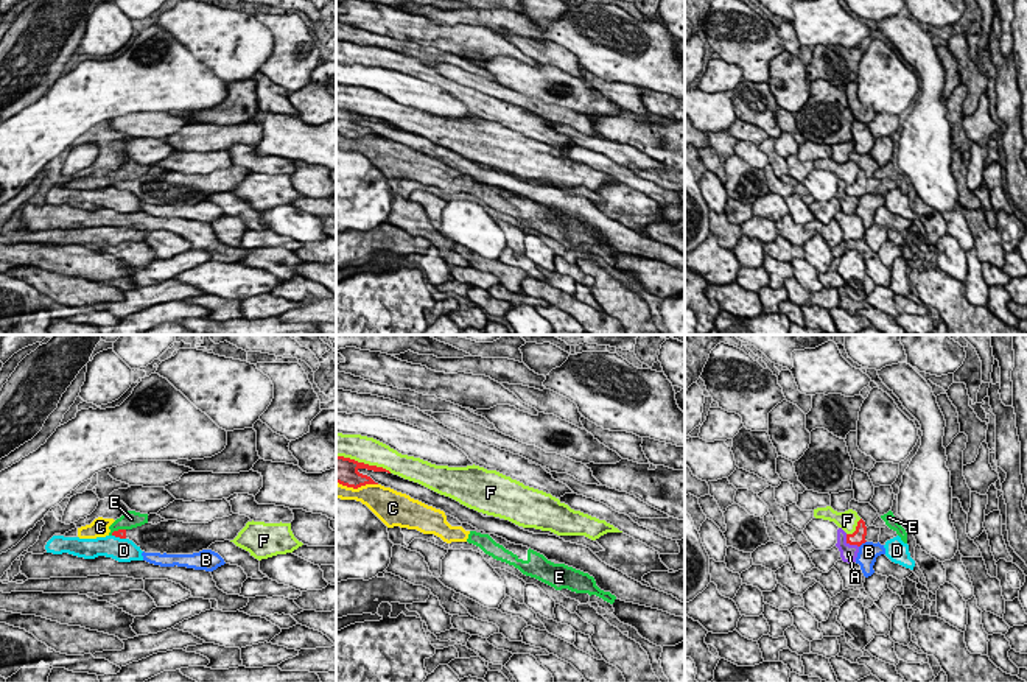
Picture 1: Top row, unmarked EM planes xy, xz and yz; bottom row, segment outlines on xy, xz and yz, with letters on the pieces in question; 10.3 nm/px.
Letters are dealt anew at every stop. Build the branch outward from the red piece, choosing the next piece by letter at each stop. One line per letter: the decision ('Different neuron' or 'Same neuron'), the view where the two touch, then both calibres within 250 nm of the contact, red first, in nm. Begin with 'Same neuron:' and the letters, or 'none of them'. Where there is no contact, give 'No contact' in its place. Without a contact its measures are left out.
Same neuron: none of them
A: Different neuron. Touches red in yz. Thickness 160 nm (red) against 190 nm
B: Different neuron. Touches red in yz. Thickness 160 nm (red) against 200 nm
C: Different neuron. Touches red in xz. Thickness 280 nm (red) against 280 nm
D: Different neuron. Touches red in xy. Thickness 100 nm (red) against 260 nm
E: Different neuron. Touches red in xy. Thickness 100 nm (red) against 190 nm
F: Different neuron. Touches red in xz. Thickness 280 nm (red) against 280 nm

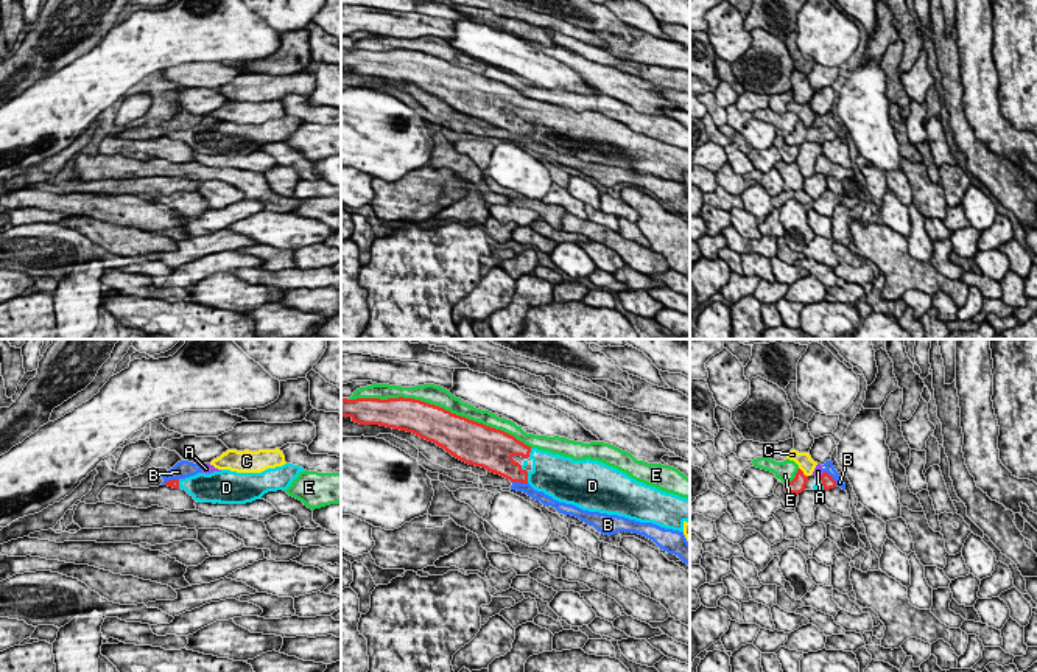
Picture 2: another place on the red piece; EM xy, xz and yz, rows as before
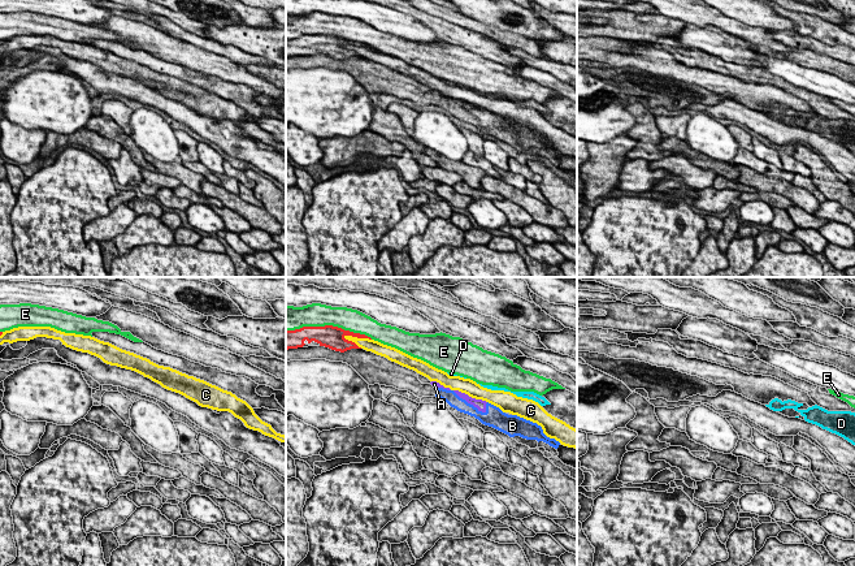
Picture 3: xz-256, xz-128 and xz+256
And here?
Same neuron: D
A: Different neuron. Touches red in yz. Thickness 130 nm (red) against 100 nm
B: Different neuron. Touches red in yz. Thickness 130 nm (red) against 100 nm
C: Different neuron. Touches red in yz. Thickness 160 nm (red) against 160 nm
D: Same neuron. Touches red in xz. Thickness 220 nm (red) against 380 nm
E: Different neuron. Touches red in xz. Thickness 380 nm (red) against 200 nm

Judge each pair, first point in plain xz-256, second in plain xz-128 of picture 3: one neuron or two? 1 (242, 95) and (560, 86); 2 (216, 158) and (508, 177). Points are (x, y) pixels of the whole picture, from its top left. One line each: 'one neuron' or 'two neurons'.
1: two neurons
2: two neurons

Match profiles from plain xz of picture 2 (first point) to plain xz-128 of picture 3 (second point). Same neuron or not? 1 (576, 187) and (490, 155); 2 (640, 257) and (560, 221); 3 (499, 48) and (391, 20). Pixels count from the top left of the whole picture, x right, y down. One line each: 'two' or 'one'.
1: one
2: one
3: one

